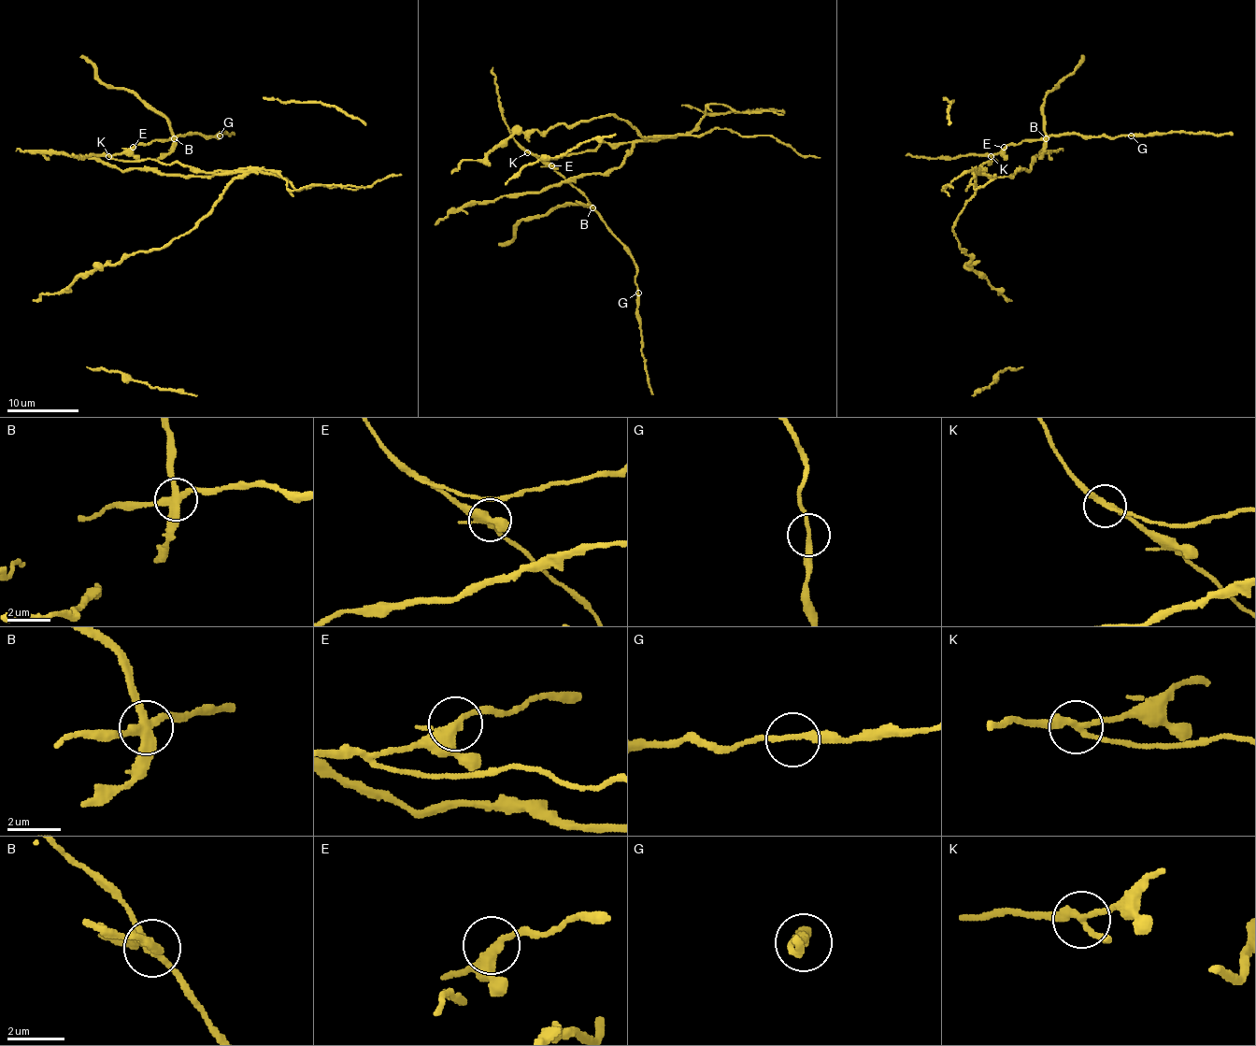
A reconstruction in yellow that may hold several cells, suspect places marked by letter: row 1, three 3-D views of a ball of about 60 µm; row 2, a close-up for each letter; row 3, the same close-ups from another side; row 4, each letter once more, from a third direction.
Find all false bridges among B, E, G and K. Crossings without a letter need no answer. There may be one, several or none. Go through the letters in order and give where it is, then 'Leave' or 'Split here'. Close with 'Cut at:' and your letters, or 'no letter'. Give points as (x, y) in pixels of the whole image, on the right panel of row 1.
B: Place: (1046, 138). Split here
E: Place: (1004, 147). Leave
G: Place: (1131, 136). Leave
K: Place: (991, 156). Split here
Cut at: B, K

